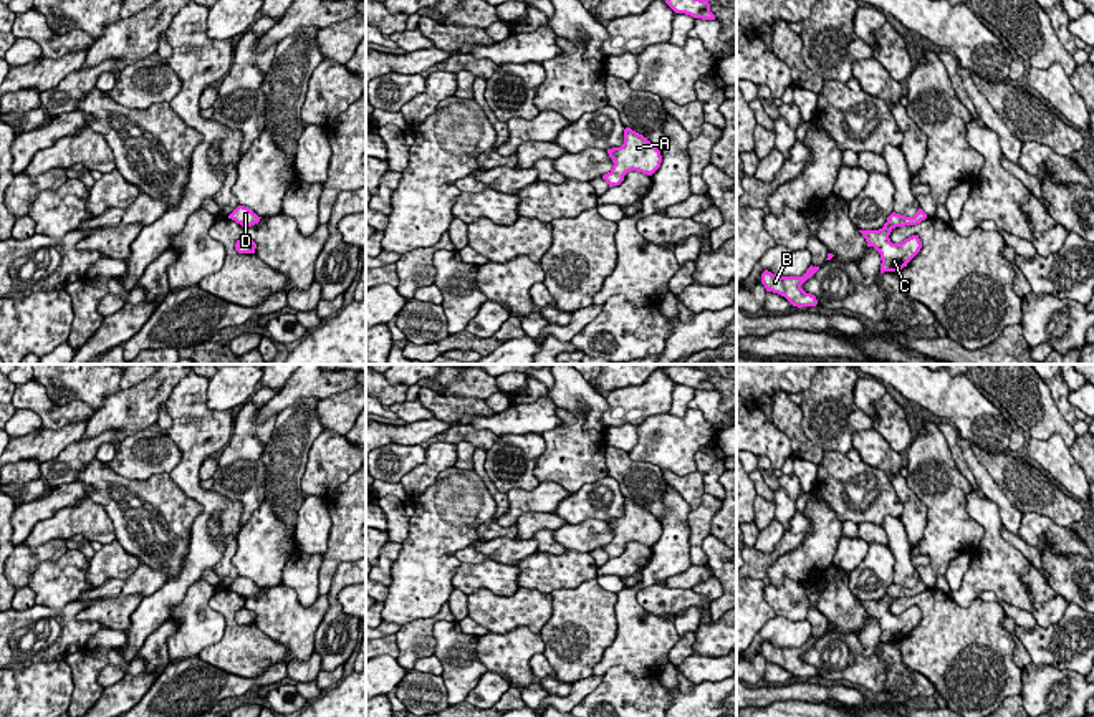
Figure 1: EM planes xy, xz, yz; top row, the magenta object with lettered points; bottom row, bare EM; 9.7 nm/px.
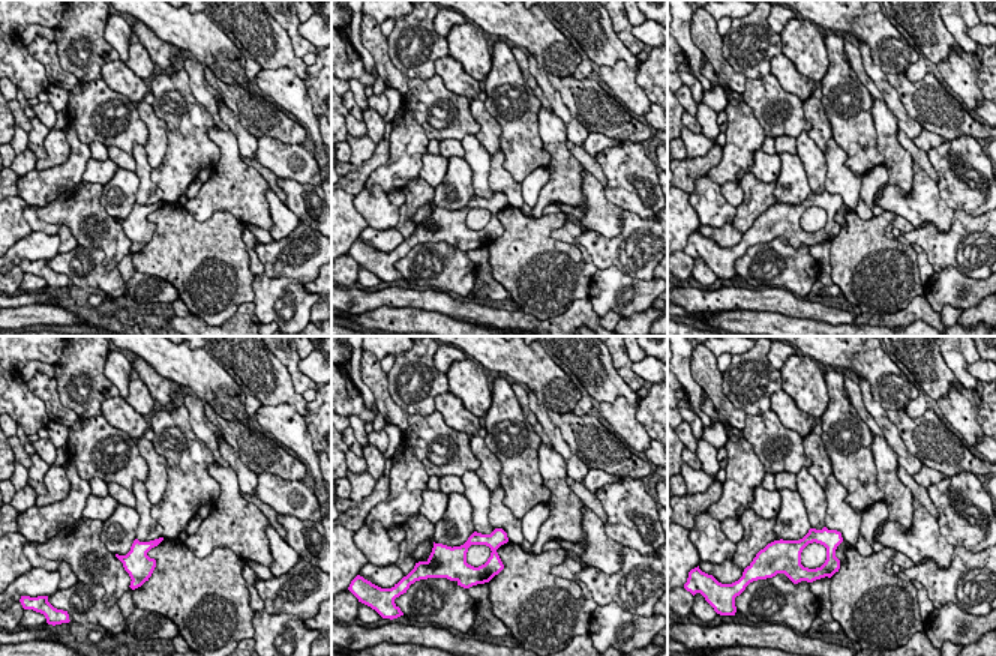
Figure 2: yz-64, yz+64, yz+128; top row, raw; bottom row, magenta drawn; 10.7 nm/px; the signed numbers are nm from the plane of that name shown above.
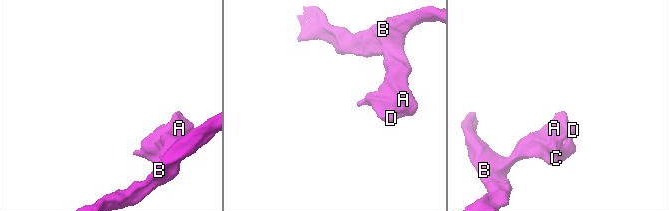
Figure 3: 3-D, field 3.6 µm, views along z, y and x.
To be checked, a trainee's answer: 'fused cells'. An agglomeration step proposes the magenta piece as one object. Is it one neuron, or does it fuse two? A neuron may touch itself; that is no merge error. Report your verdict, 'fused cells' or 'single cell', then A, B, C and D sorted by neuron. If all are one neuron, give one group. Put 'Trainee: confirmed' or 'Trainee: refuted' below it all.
single cell; groups A B C D
Trainee: refuted

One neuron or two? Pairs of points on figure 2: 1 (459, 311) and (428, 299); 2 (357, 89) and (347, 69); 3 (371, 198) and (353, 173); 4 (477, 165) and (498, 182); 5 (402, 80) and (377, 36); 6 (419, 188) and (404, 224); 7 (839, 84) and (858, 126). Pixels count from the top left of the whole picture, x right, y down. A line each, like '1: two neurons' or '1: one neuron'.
1: one neuron
2: two neurons
3: two neurons
4: two neurons
5: one neuron
6: one neuron
7: one neuron

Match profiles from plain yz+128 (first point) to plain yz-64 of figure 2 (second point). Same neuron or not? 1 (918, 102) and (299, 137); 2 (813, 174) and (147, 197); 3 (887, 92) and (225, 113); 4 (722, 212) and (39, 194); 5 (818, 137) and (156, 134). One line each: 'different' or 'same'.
1: same
2: same
3: same
4: different
5: same

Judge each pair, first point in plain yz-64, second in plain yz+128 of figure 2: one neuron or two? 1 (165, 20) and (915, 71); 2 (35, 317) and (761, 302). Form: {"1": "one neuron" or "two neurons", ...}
{"1": "two neurons", "2": "two neurons"}

